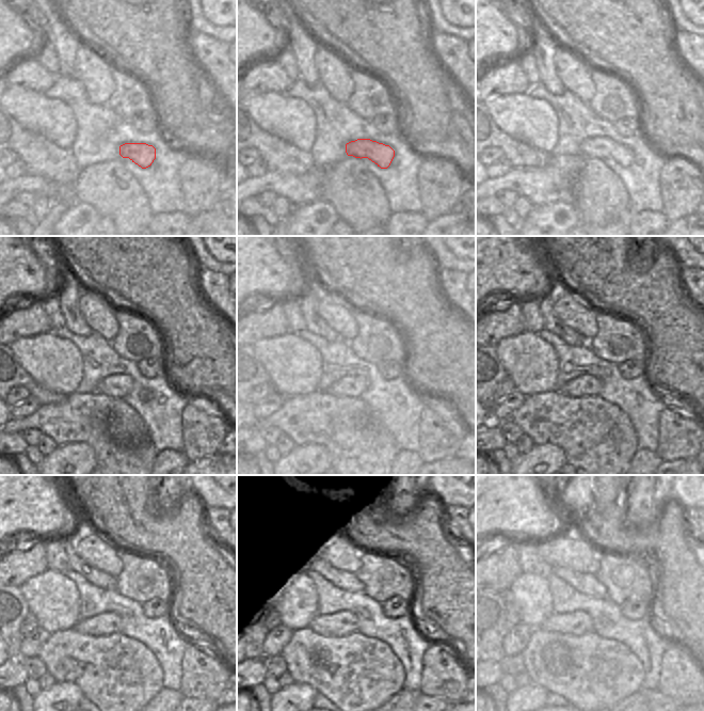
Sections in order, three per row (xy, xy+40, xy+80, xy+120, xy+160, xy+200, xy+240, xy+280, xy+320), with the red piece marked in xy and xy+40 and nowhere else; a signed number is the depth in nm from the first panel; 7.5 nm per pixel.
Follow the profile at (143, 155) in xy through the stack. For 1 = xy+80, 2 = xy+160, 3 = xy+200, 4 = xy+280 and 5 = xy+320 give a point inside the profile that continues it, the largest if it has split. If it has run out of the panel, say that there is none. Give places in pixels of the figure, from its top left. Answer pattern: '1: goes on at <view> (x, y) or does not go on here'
1: goes on at xy+80 (600, 147)
2: goes on at xy+160 (349, 385)
3: goes on at xy+200 (585, 385)
4: goes on at xy+280 (341, 623)
5: goes on at xy+320 (578, 622)

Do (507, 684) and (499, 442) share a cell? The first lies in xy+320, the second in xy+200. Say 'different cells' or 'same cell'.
different cells

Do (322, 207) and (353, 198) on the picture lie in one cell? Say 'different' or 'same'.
different

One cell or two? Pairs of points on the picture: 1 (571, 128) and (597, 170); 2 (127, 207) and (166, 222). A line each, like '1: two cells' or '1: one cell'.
1: two cells
2: two cells

